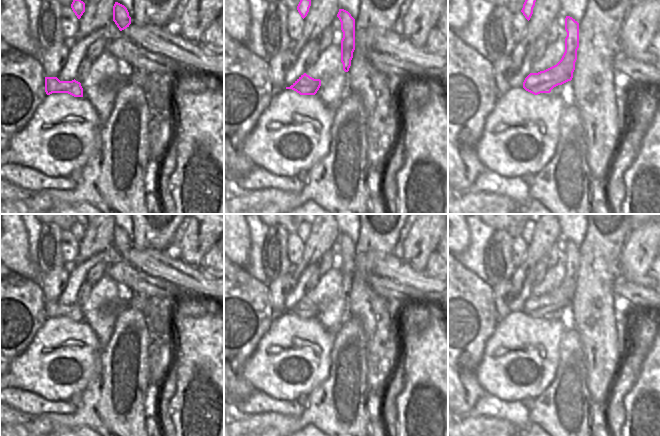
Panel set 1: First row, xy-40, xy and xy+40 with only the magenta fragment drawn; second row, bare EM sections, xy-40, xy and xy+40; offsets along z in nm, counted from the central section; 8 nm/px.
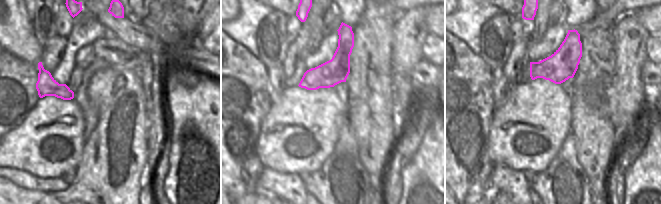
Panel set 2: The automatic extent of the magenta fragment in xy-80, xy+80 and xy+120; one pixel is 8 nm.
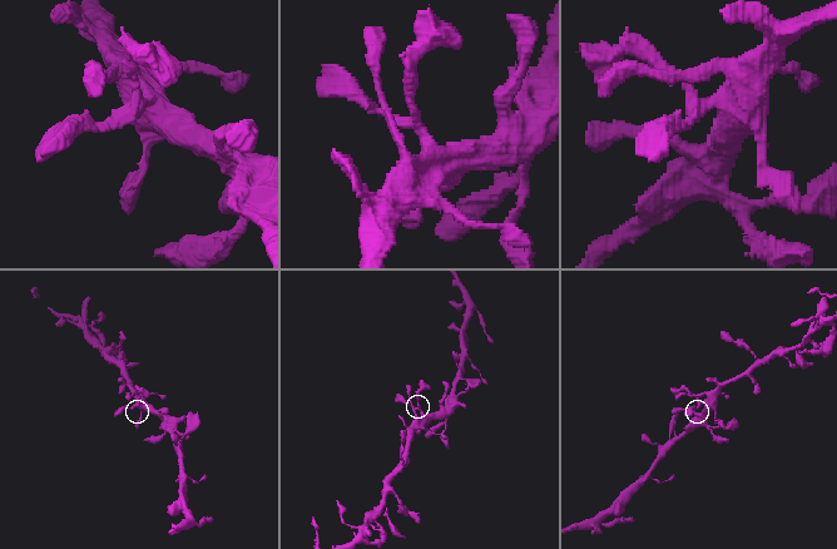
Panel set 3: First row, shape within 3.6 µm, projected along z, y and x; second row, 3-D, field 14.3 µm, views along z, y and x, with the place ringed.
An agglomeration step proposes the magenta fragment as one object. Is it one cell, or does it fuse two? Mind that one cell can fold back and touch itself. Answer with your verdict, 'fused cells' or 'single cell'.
single cell

